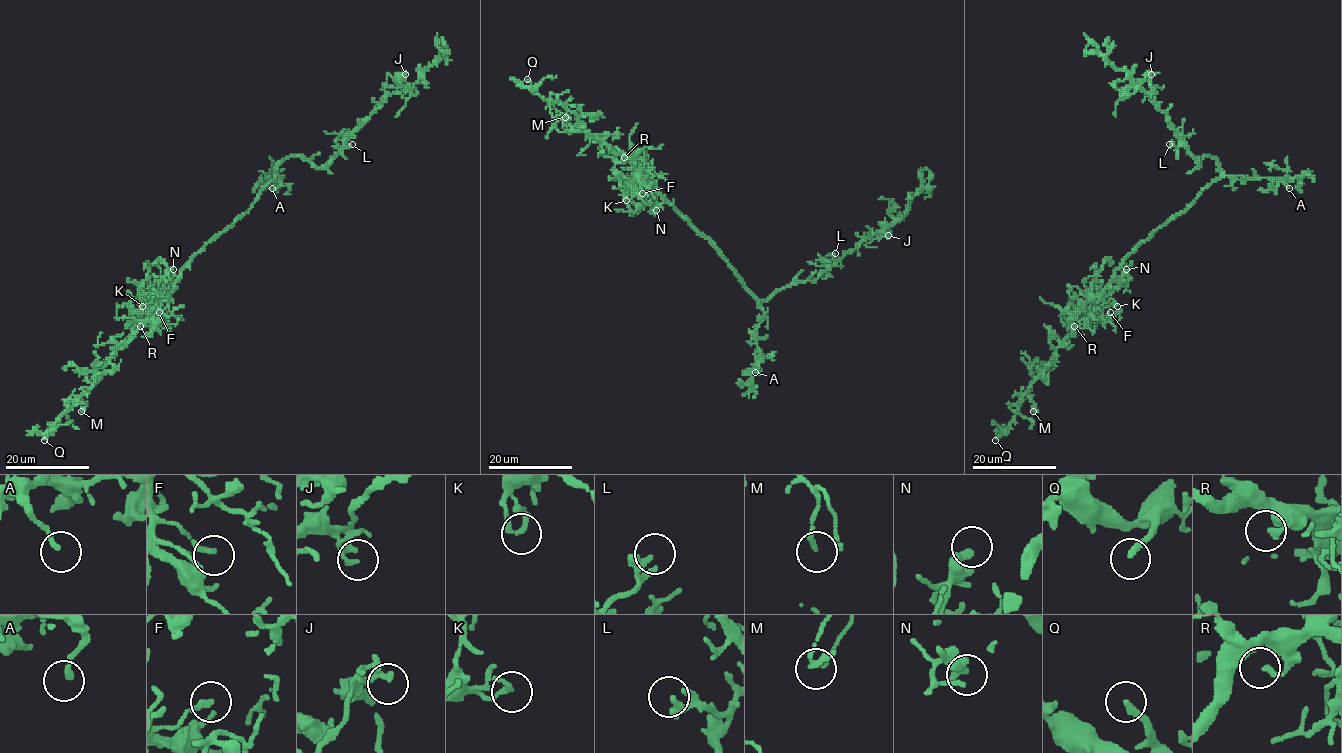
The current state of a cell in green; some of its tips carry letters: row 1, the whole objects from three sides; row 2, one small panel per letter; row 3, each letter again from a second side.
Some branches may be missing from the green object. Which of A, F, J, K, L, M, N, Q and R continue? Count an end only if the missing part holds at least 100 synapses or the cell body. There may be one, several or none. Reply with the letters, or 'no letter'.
Q

